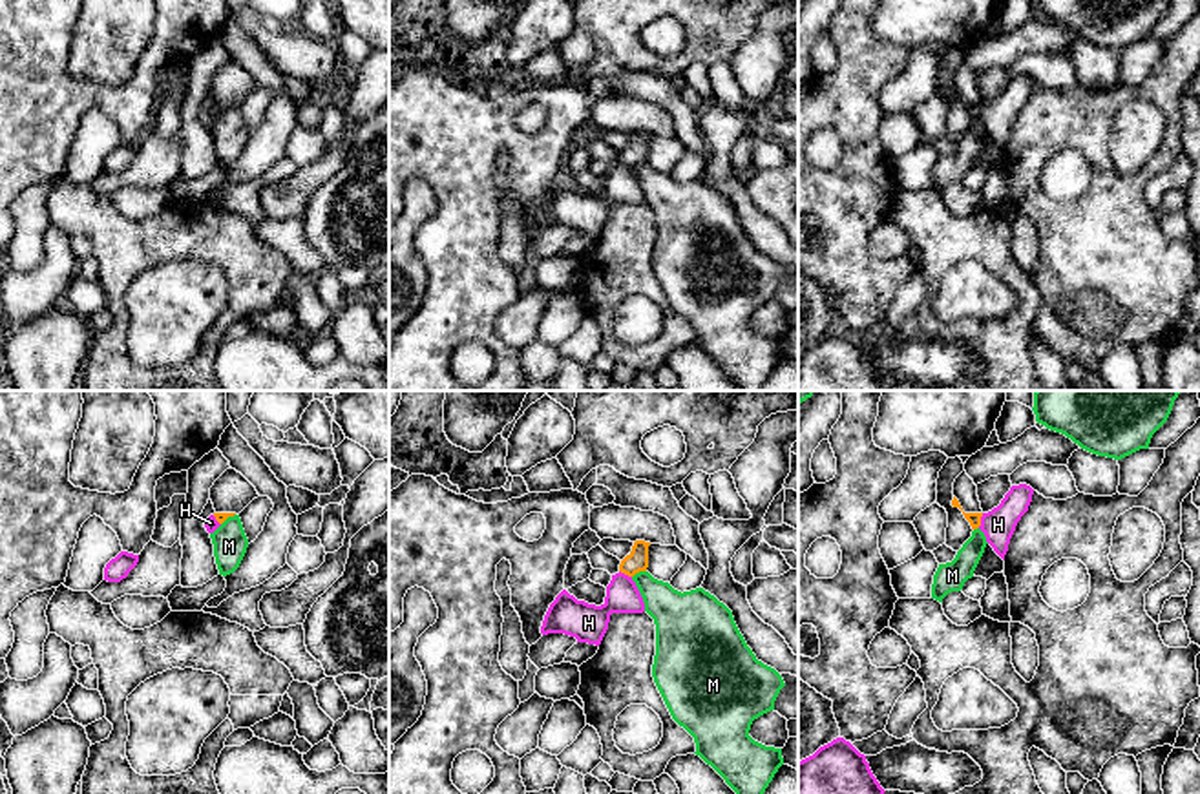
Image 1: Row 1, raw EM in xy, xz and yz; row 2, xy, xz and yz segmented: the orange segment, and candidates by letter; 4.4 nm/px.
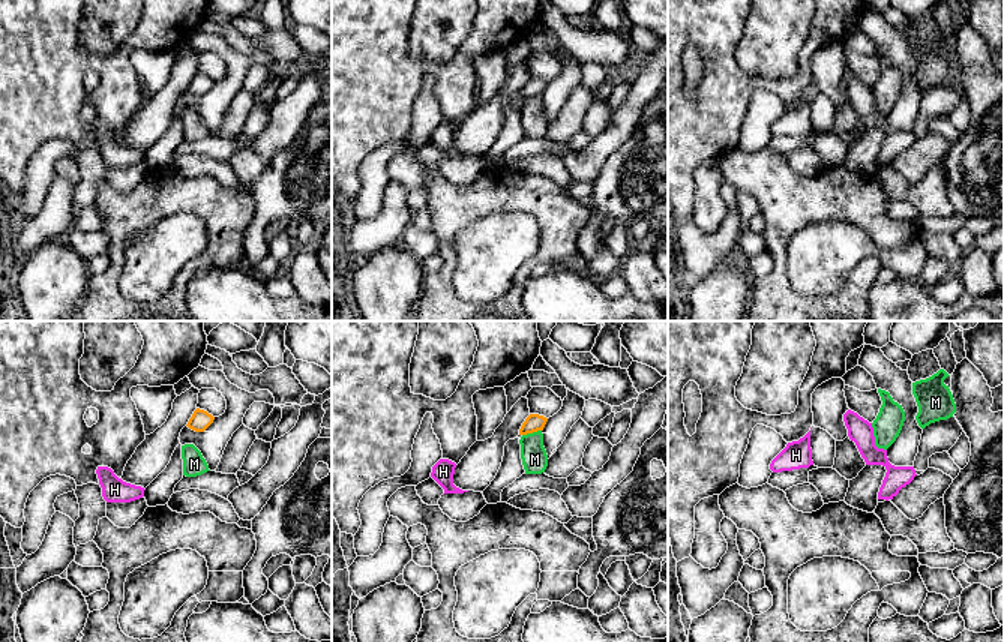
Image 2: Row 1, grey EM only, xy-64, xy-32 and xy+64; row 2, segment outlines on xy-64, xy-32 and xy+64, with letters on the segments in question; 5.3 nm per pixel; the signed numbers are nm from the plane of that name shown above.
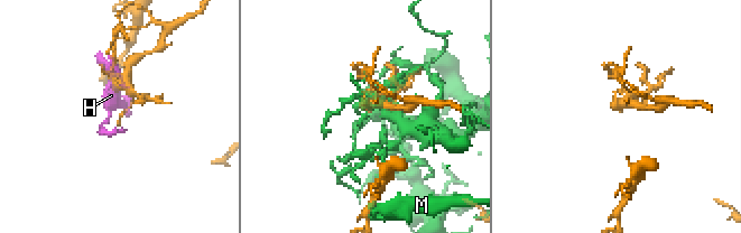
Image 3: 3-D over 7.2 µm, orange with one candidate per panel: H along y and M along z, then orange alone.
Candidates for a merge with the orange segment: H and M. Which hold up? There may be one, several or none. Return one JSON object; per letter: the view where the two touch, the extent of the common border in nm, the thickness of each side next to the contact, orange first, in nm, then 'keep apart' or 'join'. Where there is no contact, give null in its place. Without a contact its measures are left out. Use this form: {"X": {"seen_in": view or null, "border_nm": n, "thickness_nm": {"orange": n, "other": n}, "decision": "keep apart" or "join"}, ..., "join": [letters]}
{"H": {"seen_in": "yz", "border_nm": 70, "thickness_nm": {"orange": 60, "other": 140}, "decision": "keep apart"}, "M": {"seen_in": "xz", "border_nm": 70, "thickness_nm": {"orange": 100, "other": 200}, "decision": "keep apart"}, "join": []}

